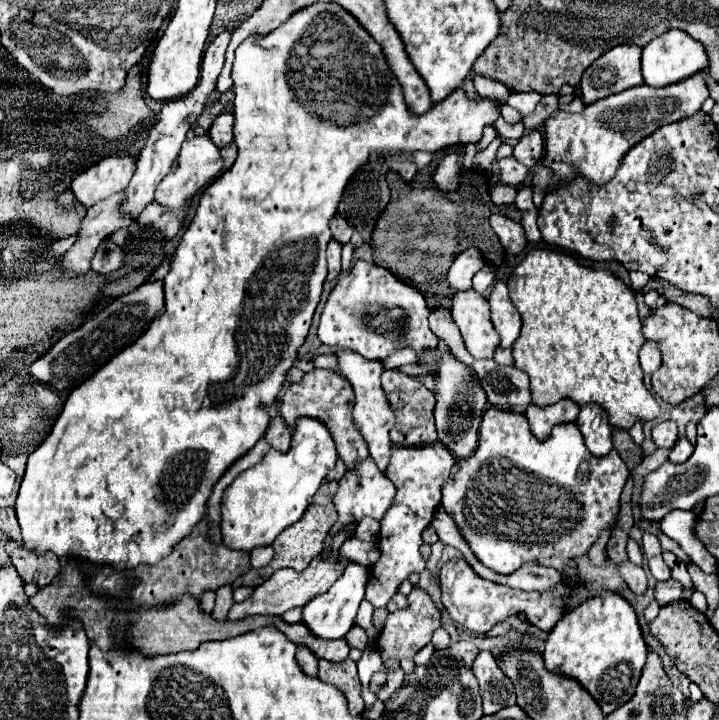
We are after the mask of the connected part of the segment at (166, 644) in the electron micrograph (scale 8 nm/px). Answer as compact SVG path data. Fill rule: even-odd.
M70 561L64 567L60 581L56 585L50 585L50 587L42 589L40 593L36 593L34 597L30 597L30 603L46 619L50 629L58 629L62 625L64 613L68 613L68 617L82 621L82 627L84 627L90 643L98 645L100 649L114 649L116 645L124 645L124 647L130 647L130 649L144 653L146 657L170 655L170 653L178 653L178 651L196 651L200 647L200 643L204 643L204 641L222 641L222 639L230 639L230 637L254 631L256 627L270 627L270 625L280 629L280 633L284 633L292 643L306 645L308 649L312 649L312 653L318 659L340 663L350 653L350 647L344 639L322 641L322 639L314 637L308 631L308 627L304 627L302 623L288 625L280 617L254 615L254 617L240 619L240 621L218 623L214 617L204 615L200 611L200 603L194 601L194 597L182 597L176 605L168 605L168 607L160 607L160 609L134 609L130 613L112 611L112 609L106 609L104 599L98 599L98 597L88 593L84 575L80 569L76 569L74 561Z

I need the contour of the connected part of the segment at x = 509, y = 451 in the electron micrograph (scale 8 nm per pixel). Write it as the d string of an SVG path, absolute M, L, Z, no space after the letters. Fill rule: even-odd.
M490 407L484 417L482 417L482 423L480 423L480 437L478 437L478 447L476 451L468 457L468 459L458 459L454 469L452 469L452 475L450 479L444 483L444 489L442 489L442 507L446 509L446 513L456 521L456 525L460 527L464 539L468 541L470 549L474 551L474 555L490 569L494 569L496 573L512 573L516 571L522 563L526 561L544 561L544 559L550 559L550 557L560 557L564 561L568 559L574 559L578 555L584 555L588 553L588 549L594 545L594 541L598 539L600 535L600 529L608 527L616 515L618 515L618 507L620 507L620 493L622 493L622 487L630 475L630 471L626 469L624 461L620 461L620 455L616 453L616 449L612 449L606 457L594 457L588 453L588 449L584 447L584 439L578 431L578 427L574 423L562 423L562 425L556 425L550 433L552 437L548 437L544 443L540 443L528 429L528 421L522 413L514 413L514 411L504 411L504 409L496 409L496 407Z

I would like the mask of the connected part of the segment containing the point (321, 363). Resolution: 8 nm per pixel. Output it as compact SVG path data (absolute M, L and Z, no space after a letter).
M332 353L332 355L320 355L320 357L316 357L316 359L314 359L314 365L316 365L316 367L330 369L330 371L334 371L334 373L338 373L338 375L340 375L338 359L336 359L336 355L334 355L334 353Z

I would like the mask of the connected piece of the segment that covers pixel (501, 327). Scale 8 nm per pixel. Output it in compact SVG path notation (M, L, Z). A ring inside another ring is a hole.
M498 281L492 287L492 293L488 297L488 303L490 303L490 313L492 313L494 329L502 337L500 347L512 345L516 341L518 333L520 333L520 313L518 313L518 309L512 305L512 301L508 297L506 283Z

